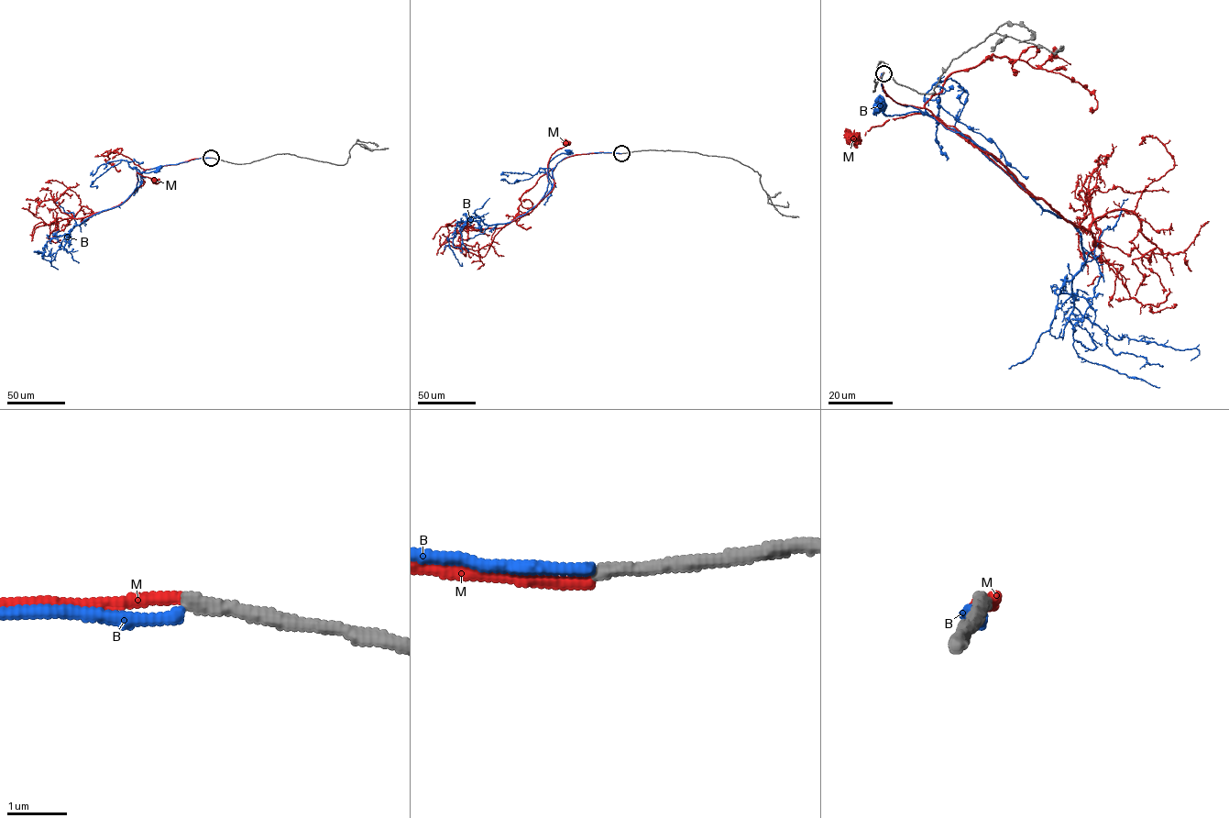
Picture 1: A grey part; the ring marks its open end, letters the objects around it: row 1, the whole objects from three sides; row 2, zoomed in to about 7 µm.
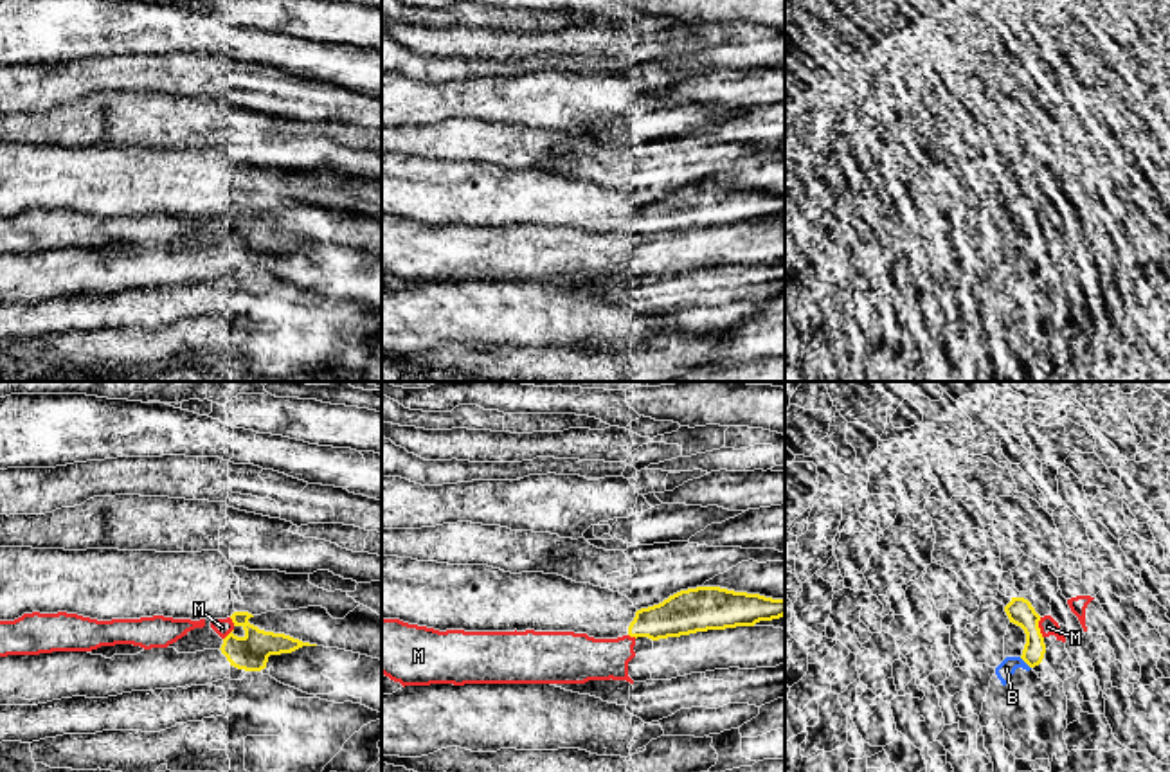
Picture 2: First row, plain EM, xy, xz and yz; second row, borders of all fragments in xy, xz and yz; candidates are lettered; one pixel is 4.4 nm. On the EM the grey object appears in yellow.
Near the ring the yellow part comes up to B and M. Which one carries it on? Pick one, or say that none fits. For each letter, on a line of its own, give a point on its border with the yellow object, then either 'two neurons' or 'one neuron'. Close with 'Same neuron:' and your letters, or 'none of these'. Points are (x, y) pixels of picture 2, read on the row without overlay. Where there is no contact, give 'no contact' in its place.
B: contact yz (1025, 258); one neuron
M: contact yz (1039, 225); two neurons
Same neuron: B

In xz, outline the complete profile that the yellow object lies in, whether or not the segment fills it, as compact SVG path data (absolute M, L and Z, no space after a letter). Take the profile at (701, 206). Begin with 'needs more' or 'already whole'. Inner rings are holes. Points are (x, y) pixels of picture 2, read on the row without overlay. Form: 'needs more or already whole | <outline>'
already whole | M720 184L680 187L659 202L635 209L630 234L652 238L707 227L754 223L785 212L785 196L734 189Z

